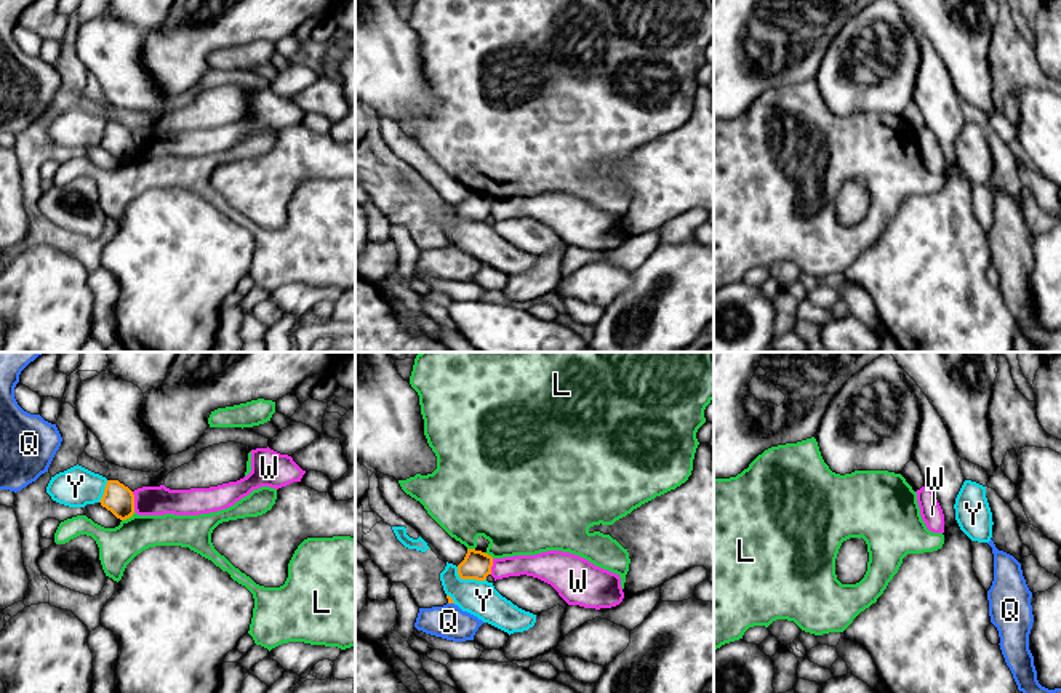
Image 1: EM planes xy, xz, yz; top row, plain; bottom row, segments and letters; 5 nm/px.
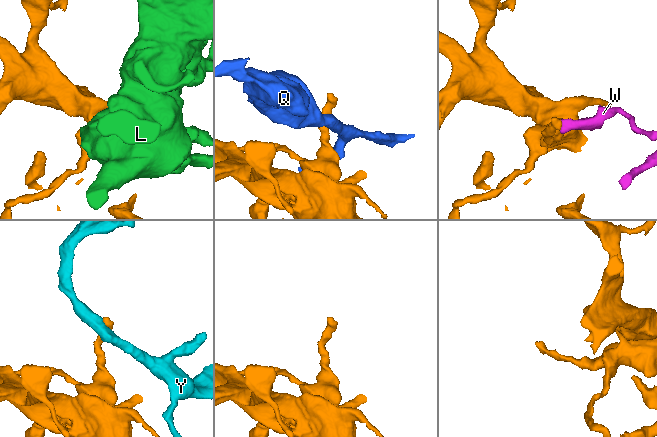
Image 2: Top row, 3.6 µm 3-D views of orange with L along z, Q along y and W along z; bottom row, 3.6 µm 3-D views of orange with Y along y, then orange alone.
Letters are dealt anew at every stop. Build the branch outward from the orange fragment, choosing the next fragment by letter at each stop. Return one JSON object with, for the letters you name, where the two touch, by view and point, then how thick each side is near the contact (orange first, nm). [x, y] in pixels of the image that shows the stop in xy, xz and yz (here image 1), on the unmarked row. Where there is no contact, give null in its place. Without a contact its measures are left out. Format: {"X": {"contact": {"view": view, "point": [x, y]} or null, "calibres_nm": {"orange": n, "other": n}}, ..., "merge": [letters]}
{"merge": []}

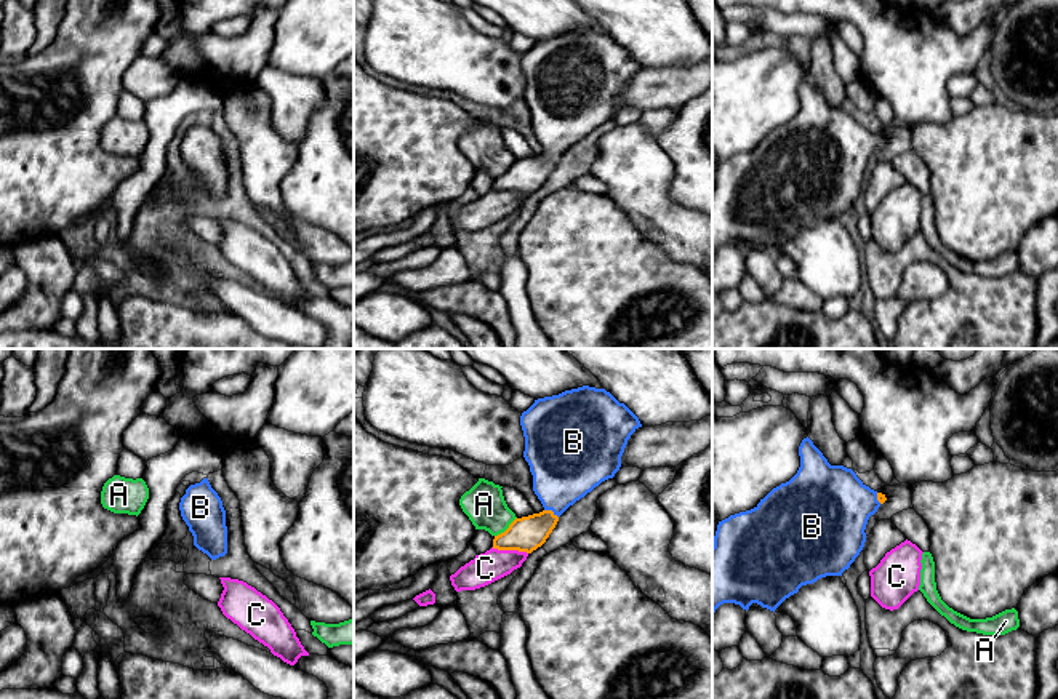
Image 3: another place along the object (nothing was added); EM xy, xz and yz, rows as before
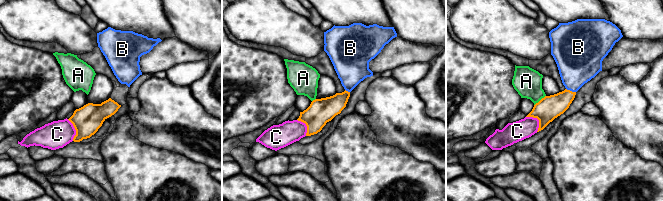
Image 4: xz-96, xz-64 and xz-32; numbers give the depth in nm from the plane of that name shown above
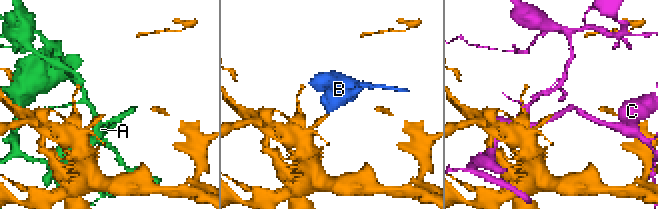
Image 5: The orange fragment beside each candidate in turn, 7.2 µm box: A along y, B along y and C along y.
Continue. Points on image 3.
{"B": {"contact": {"view": "xz", "point": [551, 152]}, "calibres_nm": {"orange": 180, "other": 360}}, "merge": ["B"]}

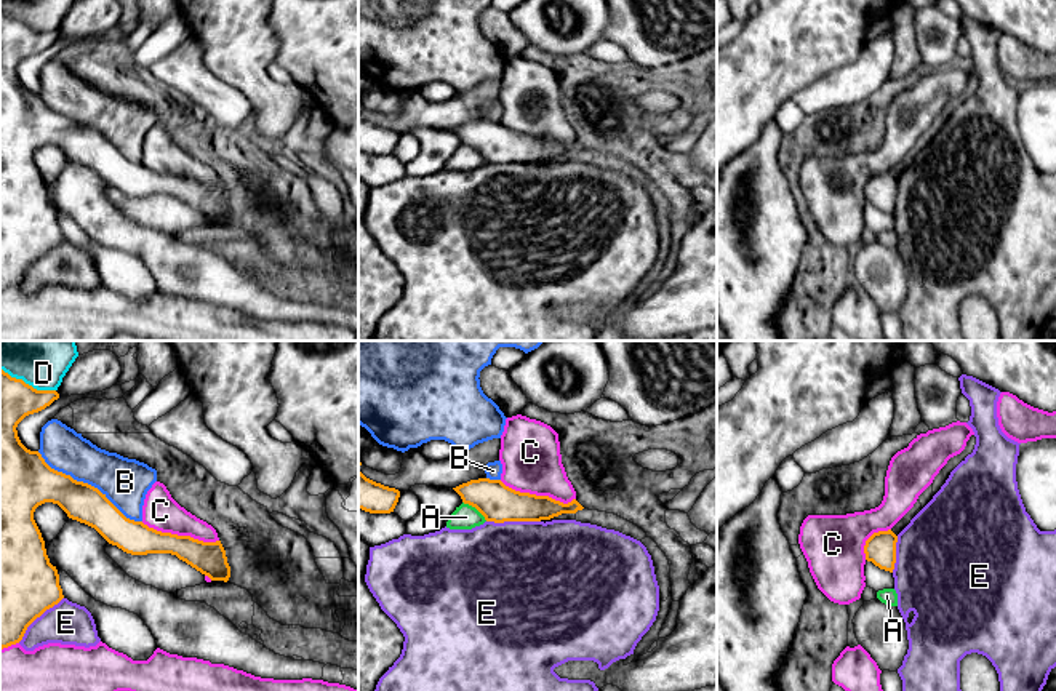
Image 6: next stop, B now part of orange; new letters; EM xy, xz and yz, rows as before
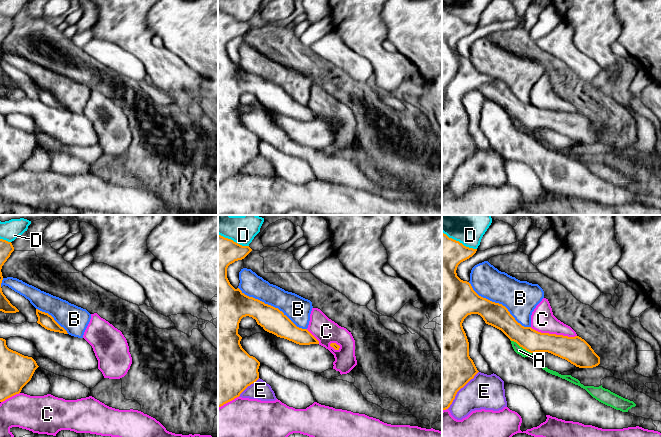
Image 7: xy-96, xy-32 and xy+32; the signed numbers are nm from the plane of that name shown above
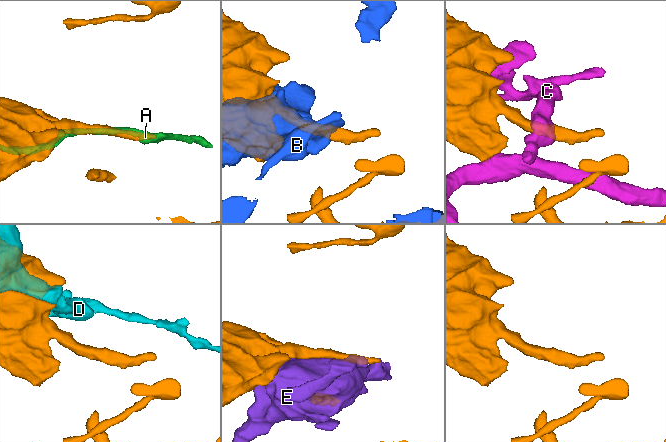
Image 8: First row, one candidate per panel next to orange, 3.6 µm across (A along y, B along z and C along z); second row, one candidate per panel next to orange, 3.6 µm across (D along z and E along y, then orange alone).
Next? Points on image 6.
{"merge": []}

